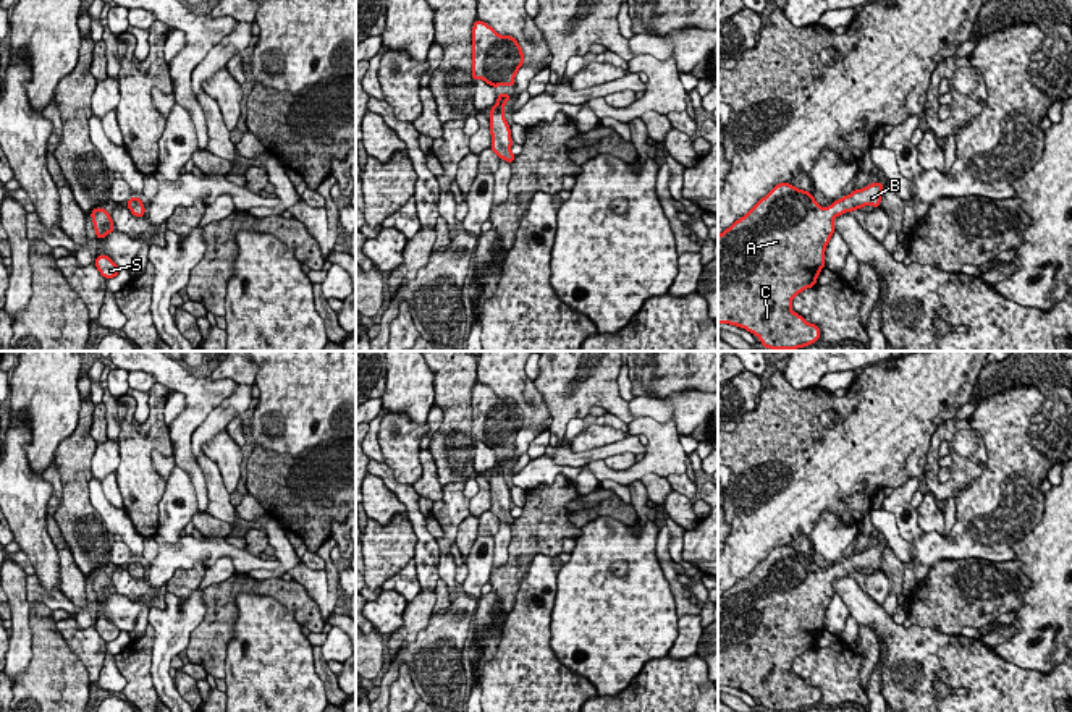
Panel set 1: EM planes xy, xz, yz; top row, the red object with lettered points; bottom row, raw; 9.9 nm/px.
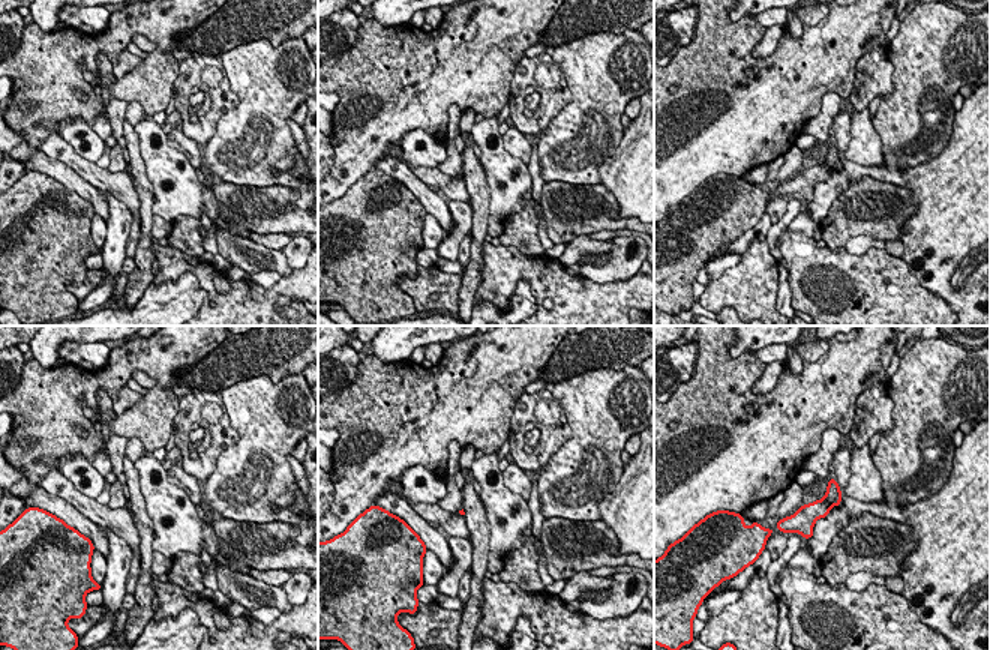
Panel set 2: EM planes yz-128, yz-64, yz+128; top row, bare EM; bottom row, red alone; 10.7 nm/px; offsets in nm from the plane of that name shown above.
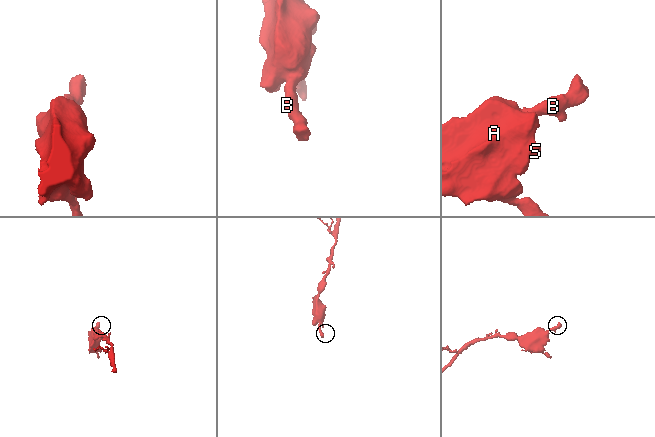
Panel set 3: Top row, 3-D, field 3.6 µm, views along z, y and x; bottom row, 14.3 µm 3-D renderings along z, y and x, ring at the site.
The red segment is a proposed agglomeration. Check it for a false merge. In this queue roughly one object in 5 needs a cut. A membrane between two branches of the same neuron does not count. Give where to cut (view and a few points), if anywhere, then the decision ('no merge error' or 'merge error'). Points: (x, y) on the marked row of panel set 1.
no cut; no merge error

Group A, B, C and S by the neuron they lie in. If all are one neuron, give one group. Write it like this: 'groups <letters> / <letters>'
groups A B C S

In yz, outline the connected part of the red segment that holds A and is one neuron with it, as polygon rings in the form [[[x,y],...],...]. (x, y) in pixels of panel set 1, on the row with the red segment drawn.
[[[791,183],[773,186],[744,217],[718,235],[718,324],[745,328],[770,350],[797,350],[818,341],[820,327],[794,312],[792,299],[817,286],[826,246],[836,231],[833,220],[863,206],[880,209],[883,188],[884,183],[870,183],[821,207],[812,193]]]

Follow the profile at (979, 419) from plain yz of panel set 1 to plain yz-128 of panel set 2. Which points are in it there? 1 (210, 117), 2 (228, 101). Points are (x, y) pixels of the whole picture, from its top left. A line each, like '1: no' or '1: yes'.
1: no
2: no

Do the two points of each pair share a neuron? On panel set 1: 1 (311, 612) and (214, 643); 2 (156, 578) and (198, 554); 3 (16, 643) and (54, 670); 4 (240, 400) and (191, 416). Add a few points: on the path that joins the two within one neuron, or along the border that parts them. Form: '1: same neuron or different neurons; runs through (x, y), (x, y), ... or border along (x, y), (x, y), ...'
1: same neuron; runs through (278, 588), (238, 588), (222, 604), (222, 610)
2: same neuron; runs through (165, 568), (178, 555), (188, 554)
3: different neurons; border along (29, 617), (31, 661), (16, 680)
4: different neurons; border along (240, 384), (191, 437)

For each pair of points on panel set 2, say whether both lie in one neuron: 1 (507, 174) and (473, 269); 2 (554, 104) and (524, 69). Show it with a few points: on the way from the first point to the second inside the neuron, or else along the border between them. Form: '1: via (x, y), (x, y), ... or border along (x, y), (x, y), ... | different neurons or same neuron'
1: border along (485, 180), (489, 189), (491, 215) | different neurons
2: via (545, 95), (528, 78) | same neuron

